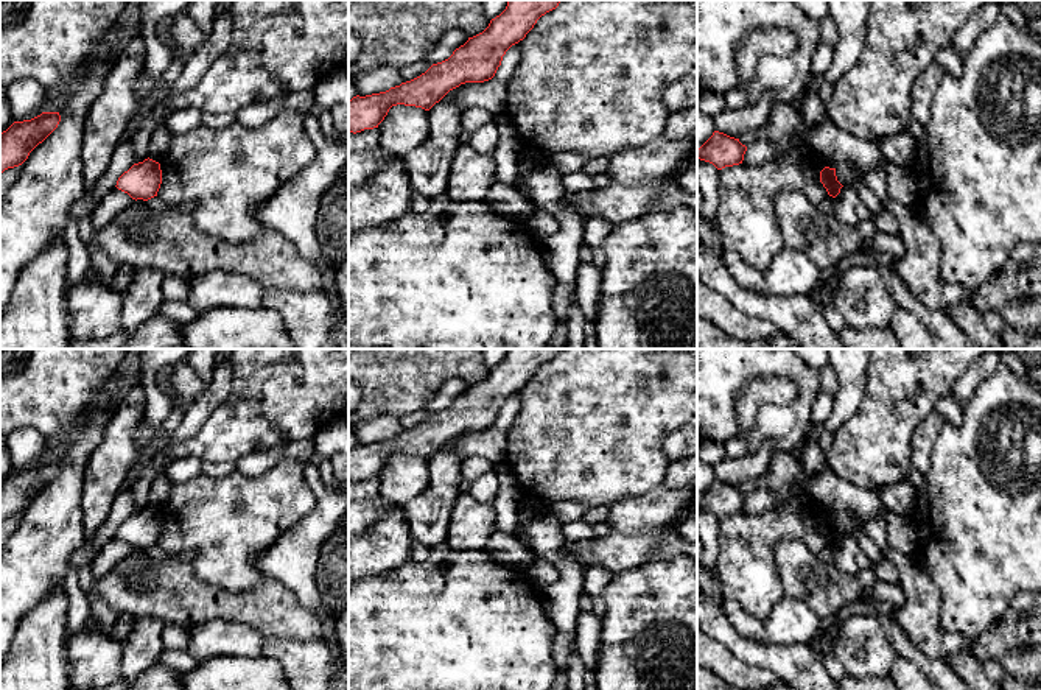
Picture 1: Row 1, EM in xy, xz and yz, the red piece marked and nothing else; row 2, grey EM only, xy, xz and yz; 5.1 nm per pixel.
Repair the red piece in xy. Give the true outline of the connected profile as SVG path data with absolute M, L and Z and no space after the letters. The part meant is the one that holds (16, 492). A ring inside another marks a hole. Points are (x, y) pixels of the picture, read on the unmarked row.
M42 461L40 464L14 470L0 483L0 523L22 514L30 502L42 492L59 473L59 461Z

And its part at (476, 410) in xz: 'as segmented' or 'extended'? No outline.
as segmented

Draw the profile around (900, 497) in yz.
M901 480L878 491L882 508L887 512L909 516L915 509L918 489L909 481Z

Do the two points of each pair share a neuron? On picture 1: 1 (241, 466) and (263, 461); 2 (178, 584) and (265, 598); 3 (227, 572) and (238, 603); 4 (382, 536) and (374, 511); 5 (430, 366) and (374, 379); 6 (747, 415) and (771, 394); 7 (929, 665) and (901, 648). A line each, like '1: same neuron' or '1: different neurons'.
1: same neuron
2: same neuron
3: different neurons
4: different neurons
5: same neuron
6: same neuron
7: same neuron

